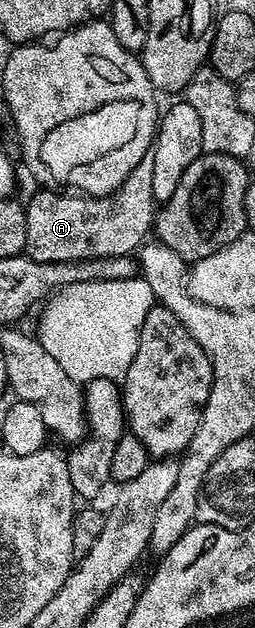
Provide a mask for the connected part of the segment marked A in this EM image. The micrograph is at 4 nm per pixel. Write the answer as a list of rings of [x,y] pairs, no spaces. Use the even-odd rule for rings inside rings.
[[[149,153],[136,164],[120,188],[104,195],[39,190],[25,205],[27,257],[38,263],[75,262],[137,251],[151,233],[156,213],[152,169],[152,153]]]

